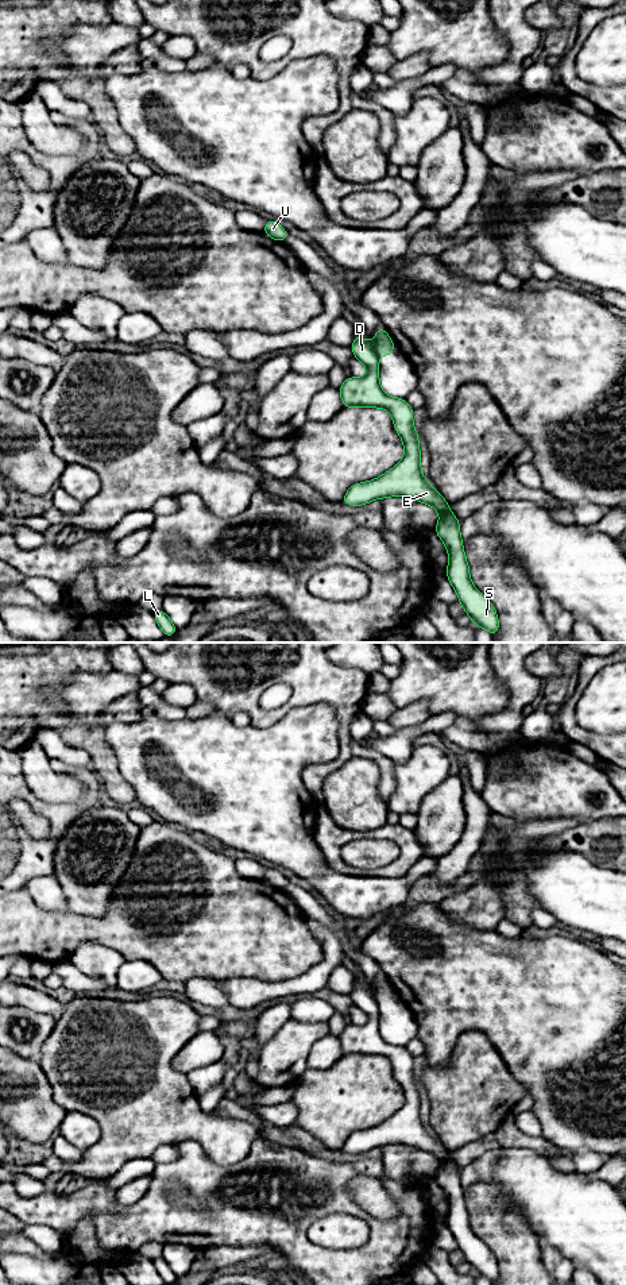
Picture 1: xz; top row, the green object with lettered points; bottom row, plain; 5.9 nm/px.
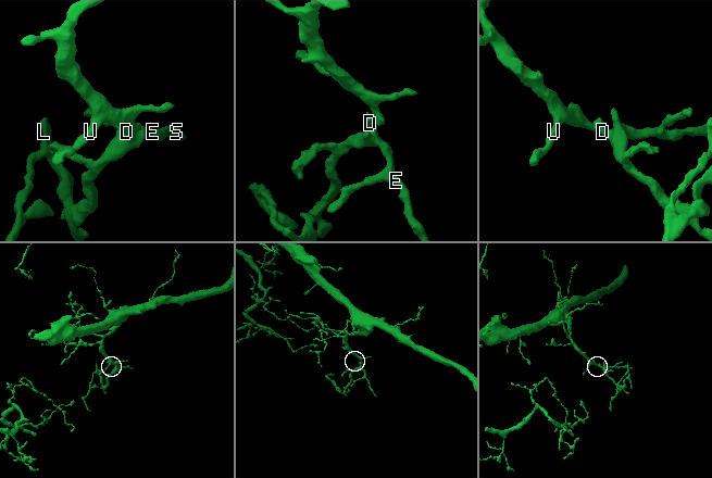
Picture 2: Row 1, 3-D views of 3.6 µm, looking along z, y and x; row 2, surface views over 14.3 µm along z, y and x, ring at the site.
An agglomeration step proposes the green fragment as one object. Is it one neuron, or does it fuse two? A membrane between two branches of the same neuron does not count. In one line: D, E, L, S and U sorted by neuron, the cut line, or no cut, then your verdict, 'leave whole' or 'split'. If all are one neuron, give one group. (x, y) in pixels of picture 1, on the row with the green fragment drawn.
D E L S / U | xz (373, 343), (377, 352) | split

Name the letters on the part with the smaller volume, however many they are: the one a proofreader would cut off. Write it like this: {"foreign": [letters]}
{"foreign": ["D", "E", "L", "S"]}

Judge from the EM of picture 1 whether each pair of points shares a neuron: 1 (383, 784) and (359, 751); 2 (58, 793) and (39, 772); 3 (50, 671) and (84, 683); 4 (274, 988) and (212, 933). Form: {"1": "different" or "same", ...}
{"1": "same", "2": "same", "3": "different", "4": "different"}

